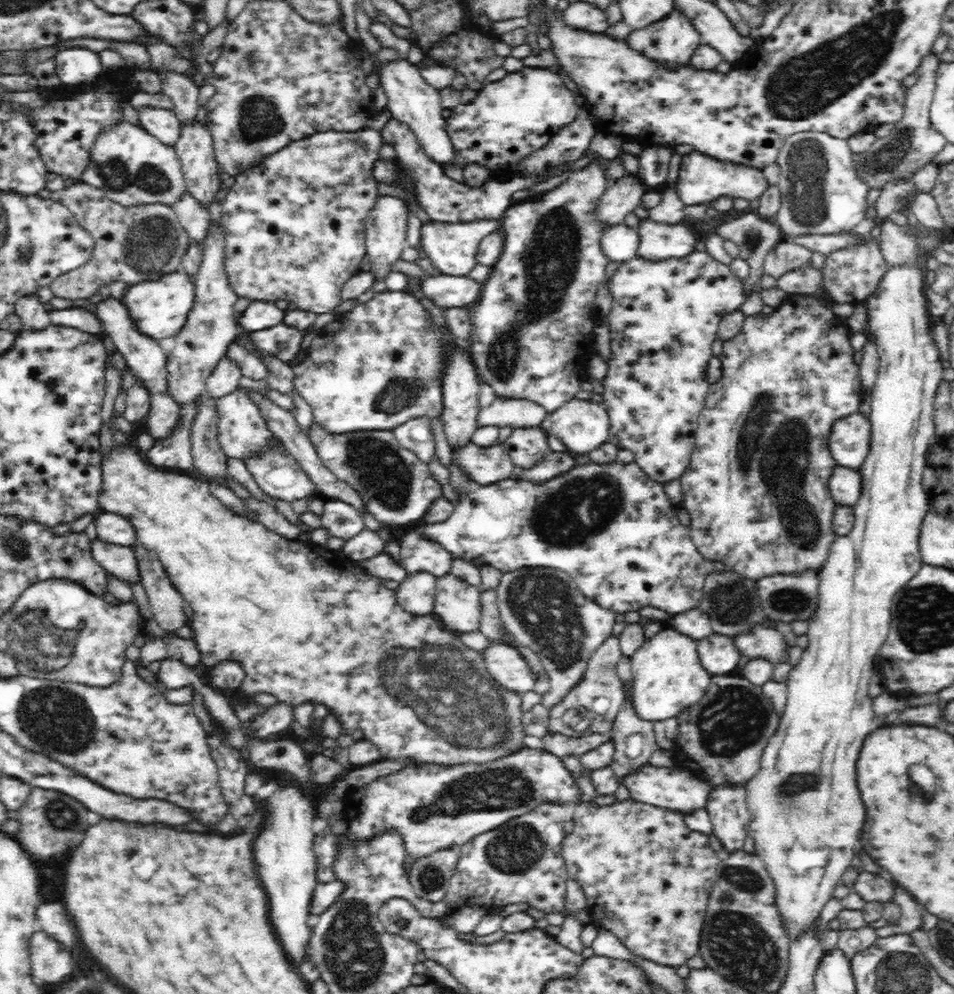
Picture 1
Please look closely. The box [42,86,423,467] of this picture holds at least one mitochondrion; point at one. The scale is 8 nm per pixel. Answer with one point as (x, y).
(154, 244)

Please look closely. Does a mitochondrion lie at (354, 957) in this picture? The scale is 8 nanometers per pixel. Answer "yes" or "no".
yes

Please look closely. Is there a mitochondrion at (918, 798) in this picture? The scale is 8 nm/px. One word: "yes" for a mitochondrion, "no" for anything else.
yes

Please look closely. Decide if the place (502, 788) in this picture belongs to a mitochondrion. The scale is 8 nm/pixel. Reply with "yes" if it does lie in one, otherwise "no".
yes

